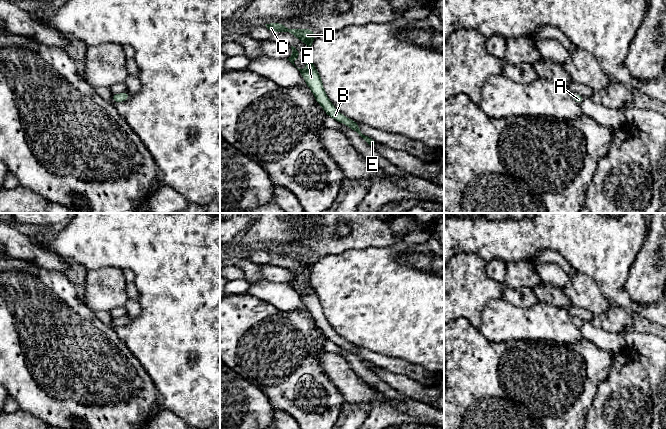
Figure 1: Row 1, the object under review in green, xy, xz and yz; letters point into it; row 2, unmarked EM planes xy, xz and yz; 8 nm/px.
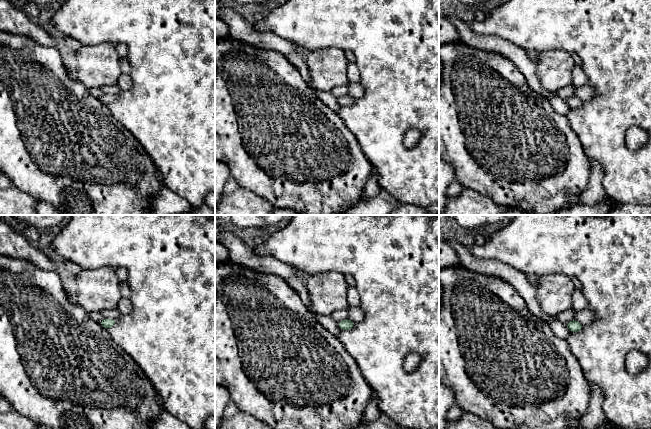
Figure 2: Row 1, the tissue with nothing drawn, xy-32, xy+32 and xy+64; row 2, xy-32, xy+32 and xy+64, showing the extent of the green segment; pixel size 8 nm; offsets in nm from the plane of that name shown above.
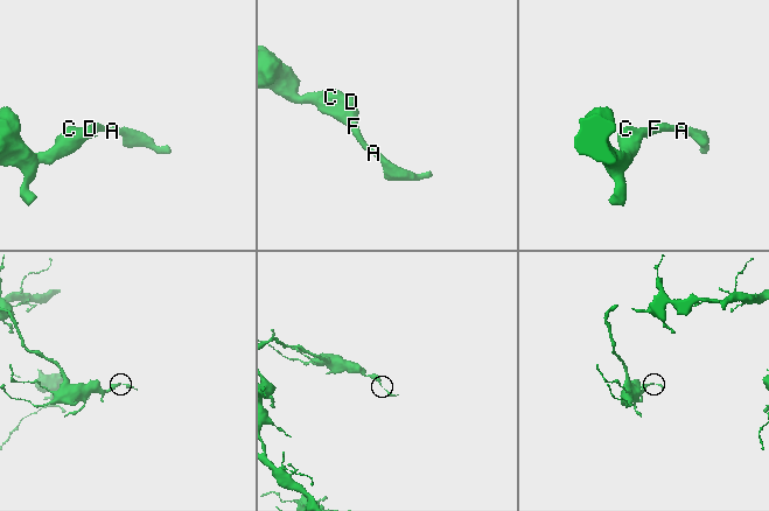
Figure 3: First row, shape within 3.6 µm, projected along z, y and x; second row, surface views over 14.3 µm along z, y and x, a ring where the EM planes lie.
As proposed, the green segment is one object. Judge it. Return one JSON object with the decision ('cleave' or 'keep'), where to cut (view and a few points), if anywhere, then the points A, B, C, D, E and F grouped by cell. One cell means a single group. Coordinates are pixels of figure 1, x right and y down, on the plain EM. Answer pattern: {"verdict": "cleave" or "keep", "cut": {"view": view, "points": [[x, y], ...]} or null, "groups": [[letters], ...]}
{"verdict": "keep", "cut": null, "groups": [["A", "B", "C", "D", "E", "F"]]}

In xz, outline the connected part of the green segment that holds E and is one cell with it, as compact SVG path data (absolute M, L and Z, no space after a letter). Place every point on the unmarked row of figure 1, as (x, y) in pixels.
M274 246L265 249L270 256L274 256L274 257L288 256L293 258L295 261L297 261L299 264L304 266L310 272L308 276L308 281L306 283L306 292L305 293L297 292L297 293L300 295L301 299L306 305L307 310L311 313L317 327L319 327L322 330L323 334L326 336L328 340L332 341L333 343L337 344L340 347L344 347L349 352L356 355L364 363L366 367L368 367L370 370L375 372L377 366L375 366L370 361L363 359L359 353L357 346L354 346L353 344L346 342L343 338L339 337L334 331L334 329L331 327L331 325L329 324L323 312L321 301L311 284L311 270L317 258L315 258L308 252L288 253L283 248L274 247Z

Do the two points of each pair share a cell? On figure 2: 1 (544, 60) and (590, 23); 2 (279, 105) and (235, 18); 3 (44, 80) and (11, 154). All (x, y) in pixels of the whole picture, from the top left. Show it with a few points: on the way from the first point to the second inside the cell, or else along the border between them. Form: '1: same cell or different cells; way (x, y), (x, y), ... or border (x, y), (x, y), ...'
1: different cells; border (538, 52), (565, 50), (570, 54)
2: different cells; border (231, 37), (256, 47), (271, 49)
3: same cell; way (26, 98), (26, 136)

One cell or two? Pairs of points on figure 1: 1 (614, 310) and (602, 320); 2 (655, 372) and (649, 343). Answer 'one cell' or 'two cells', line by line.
1: one cell
2: one cell

